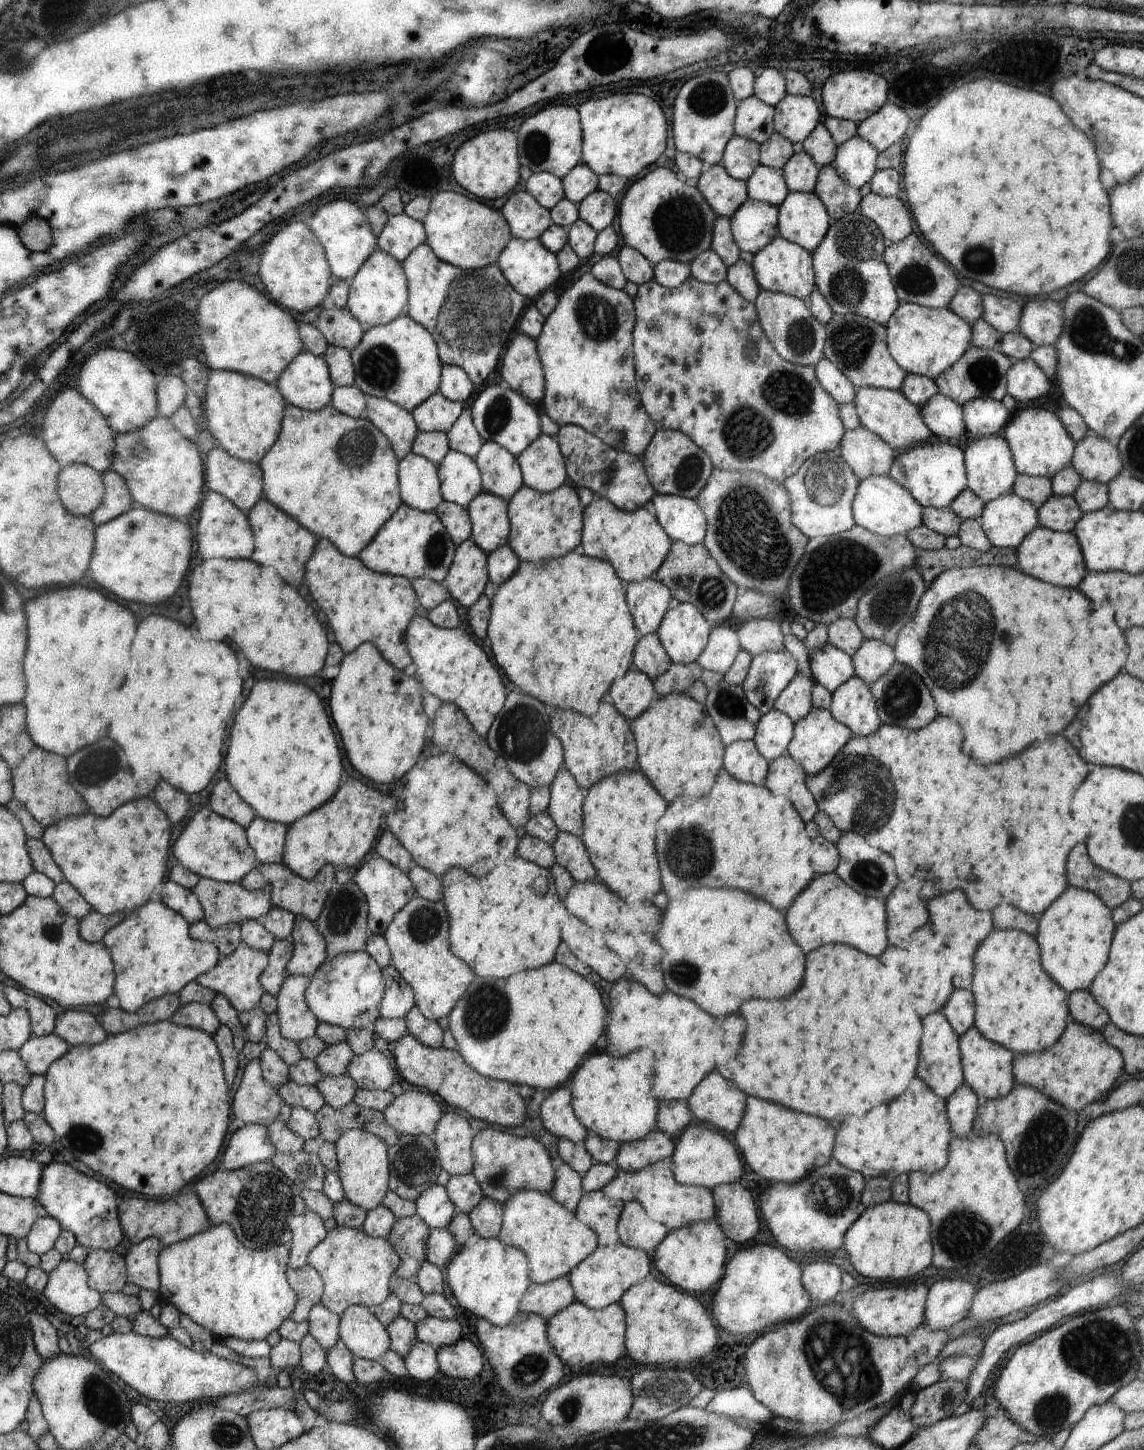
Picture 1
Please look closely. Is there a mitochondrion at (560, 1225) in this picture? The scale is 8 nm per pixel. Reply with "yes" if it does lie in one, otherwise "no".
no

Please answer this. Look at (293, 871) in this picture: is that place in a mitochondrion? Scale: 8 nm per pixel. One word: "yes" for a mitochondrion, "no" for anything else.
no

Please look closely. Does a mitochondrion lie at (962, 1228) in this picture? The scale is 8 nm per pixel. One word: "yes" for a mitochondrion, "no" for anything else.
yes

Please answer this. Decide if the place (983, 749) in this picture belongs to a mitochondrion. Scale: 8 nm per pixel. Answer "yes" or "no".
no

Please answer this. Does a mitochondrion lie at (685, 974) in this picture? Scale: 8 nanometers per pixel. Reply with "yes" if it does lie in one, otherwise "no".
yes

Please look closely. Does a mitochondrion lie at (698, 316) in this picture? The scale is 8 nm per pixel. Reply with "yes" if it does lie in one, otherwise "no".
no

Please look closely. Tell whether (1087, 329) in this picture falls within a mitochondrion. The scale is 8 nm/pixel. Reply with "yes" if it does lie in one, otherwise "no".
yes

